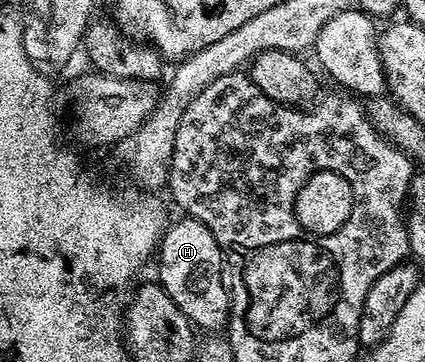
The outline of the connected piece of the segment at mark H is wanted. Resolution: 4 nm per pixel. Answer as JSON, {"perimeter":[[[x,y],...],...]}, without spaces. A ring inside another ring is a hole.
{"perimeter":[[[192,218],[180,219],[174,224],[172,221],[164,229],[159,245],[161,269],[158,270],[156,279],[190,324],[198,329],[224,329],[229,323],[231,297],[221,281],[221,247],[217,245],[213,232],[203,226],[203,222]]]}

